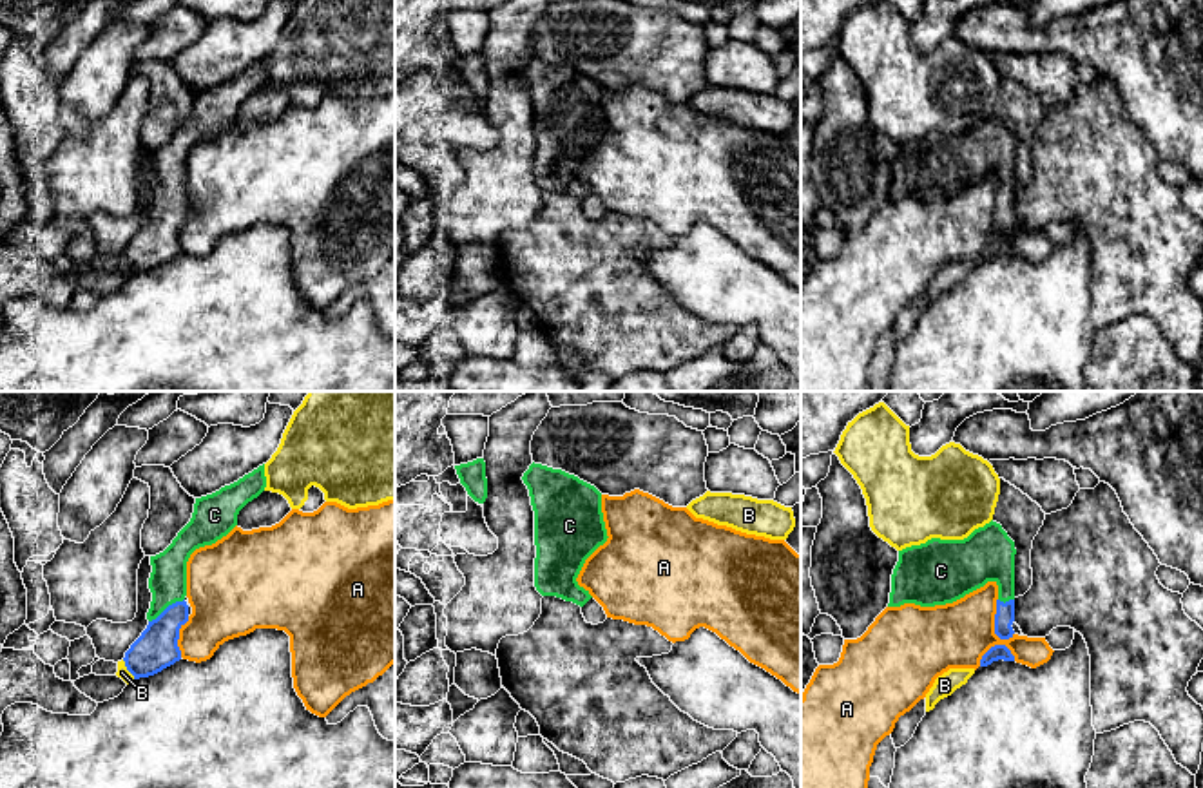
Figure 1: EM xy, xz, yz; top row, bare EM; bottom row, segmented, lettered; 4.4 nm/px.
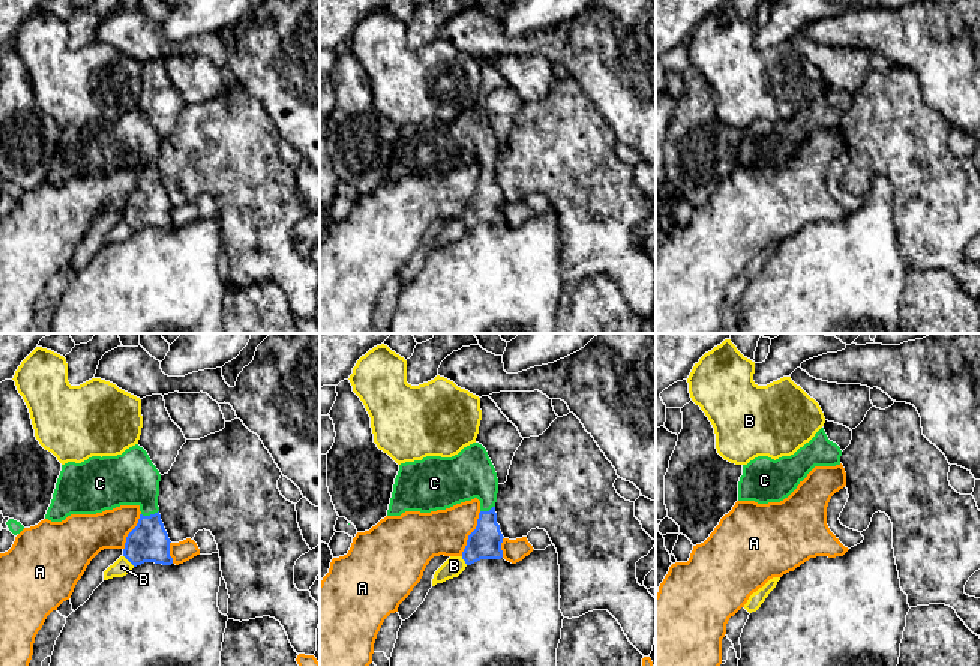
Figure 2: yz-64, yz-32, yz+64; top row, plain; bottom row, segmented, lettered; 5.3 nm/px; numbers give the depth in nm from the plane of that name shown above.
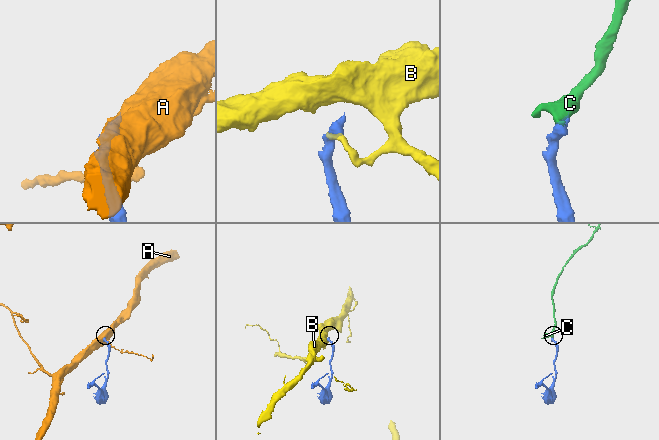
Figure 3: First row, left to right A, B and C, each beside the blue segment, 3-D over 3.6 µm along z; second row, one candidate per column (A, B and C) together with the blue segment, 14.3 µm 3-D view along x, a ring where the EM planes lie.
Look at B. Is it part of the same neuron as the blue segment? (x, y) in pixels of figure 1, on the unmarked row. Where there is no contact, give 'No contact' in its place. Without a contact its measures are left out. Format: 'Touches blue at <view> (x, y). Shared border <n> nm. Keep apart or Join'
Touches blue at xy (127, 263). Shared border 110 nm. Keep apart

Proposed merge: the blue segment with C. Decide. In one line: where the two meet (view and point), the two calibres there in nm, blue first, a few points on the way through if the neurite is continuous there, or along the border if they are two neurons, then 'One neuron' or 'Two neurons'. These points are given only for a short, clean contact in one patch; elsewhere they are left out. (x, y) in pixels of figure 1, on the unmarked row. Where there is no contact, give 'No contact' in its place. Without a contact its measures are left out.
Touches blue at xy (167, 201). Thickness 190 nm (blue) against 170 nm. Path across: xy (156, 243), (167, 201), (167, 176). One neuron

